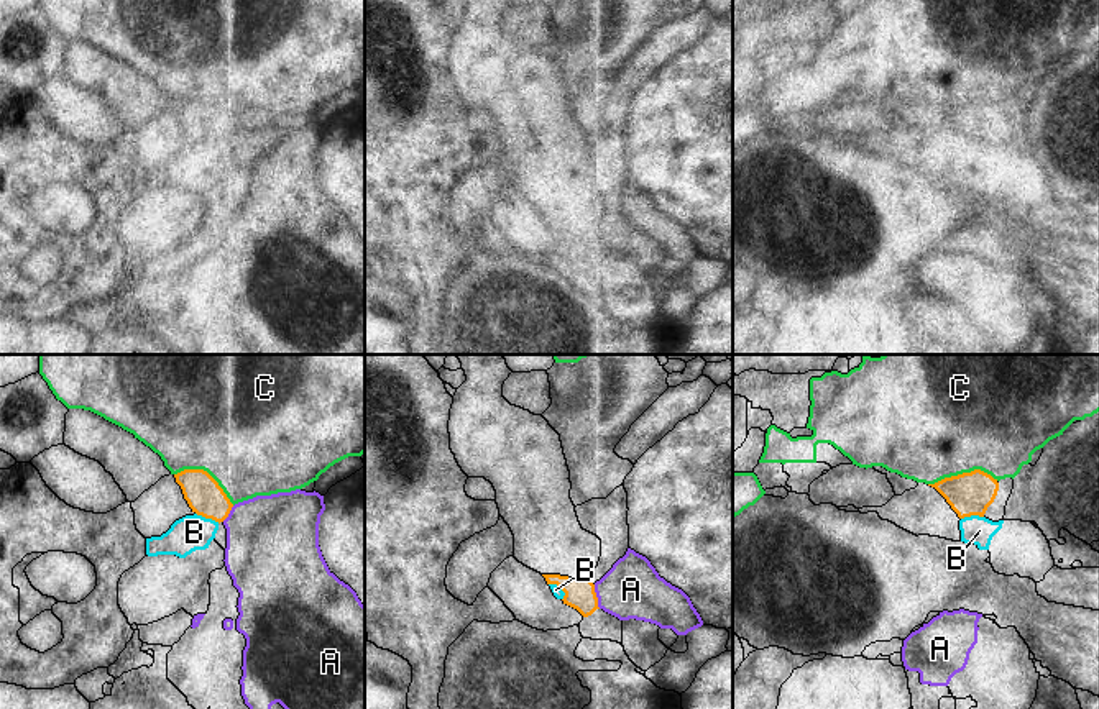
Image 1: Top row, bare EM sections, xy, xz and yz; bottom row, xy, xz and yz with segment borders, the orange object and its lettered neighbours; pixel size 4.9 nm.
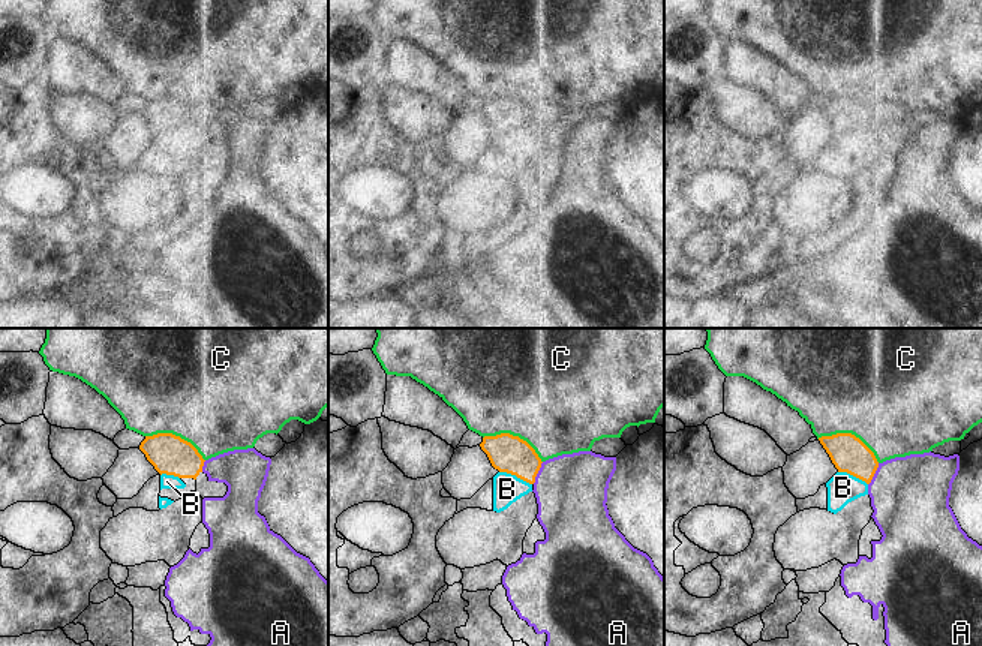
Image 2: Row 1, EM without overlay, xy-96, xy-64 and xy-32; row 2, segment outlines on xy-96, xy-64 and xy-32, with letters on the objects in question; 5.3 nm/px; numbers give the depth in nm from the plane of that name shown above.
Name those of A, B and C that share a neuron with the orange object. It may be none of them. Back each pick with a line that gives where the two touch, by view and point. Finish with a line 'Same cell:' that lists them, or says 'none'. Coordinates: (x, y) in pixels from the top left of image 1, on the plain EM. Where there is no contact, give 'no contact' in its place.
Same cell: none

